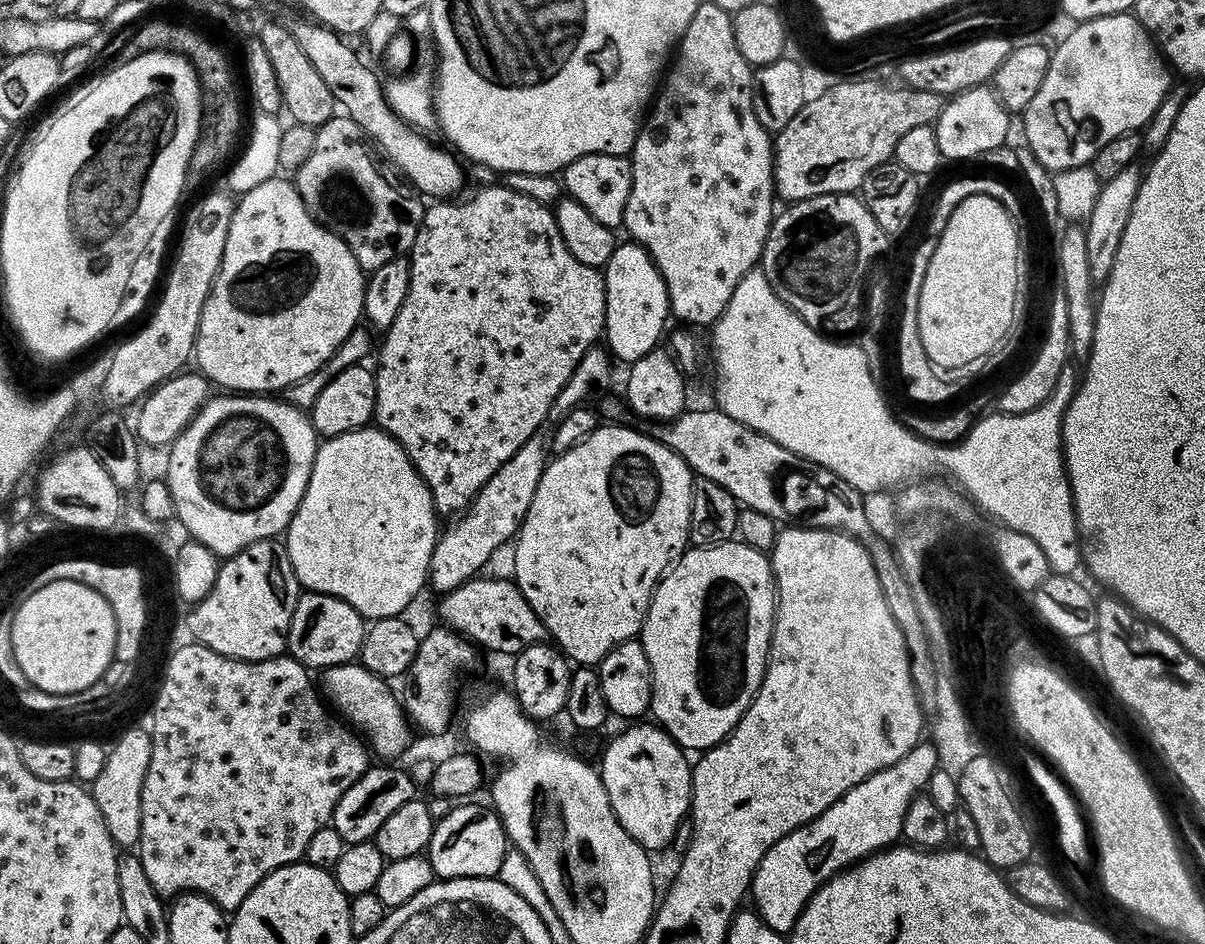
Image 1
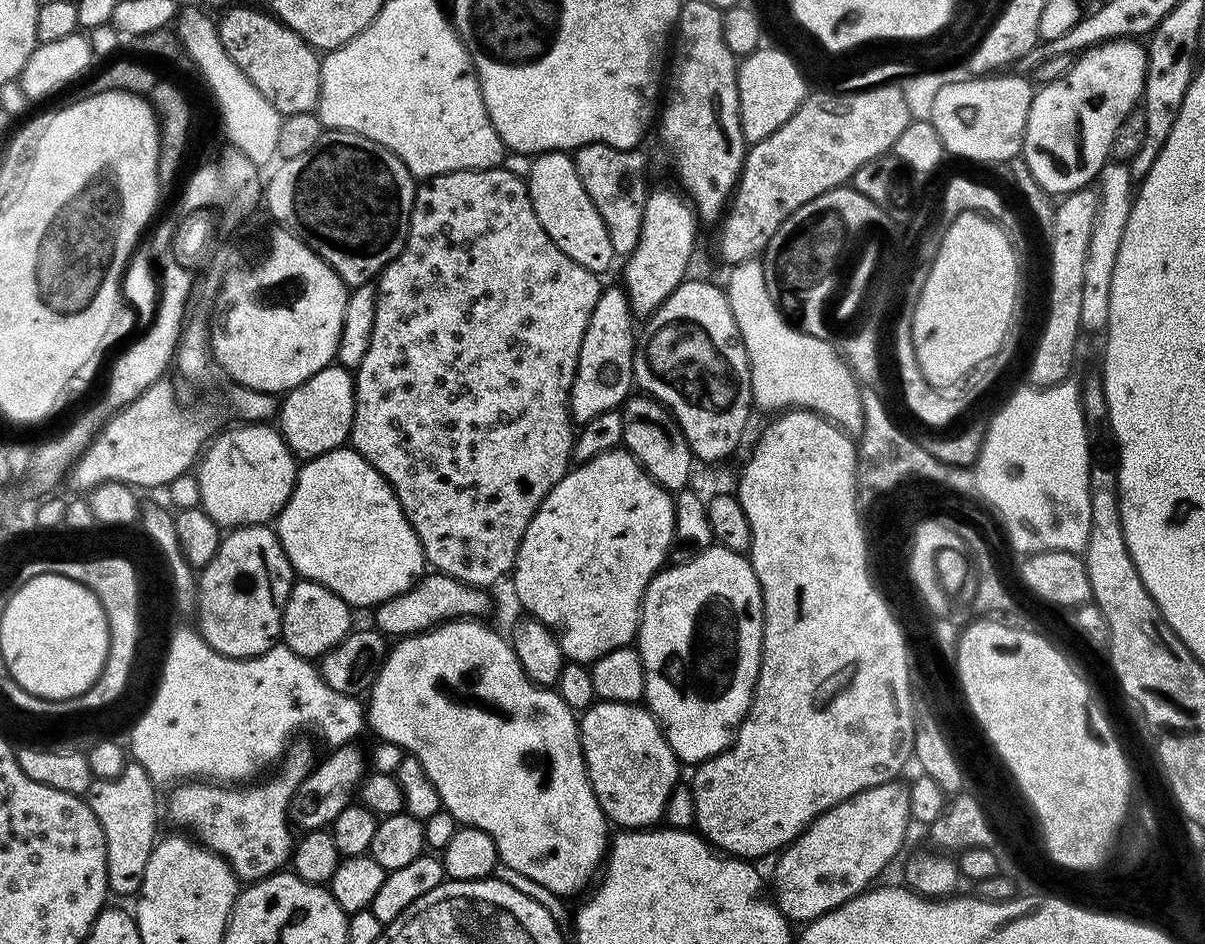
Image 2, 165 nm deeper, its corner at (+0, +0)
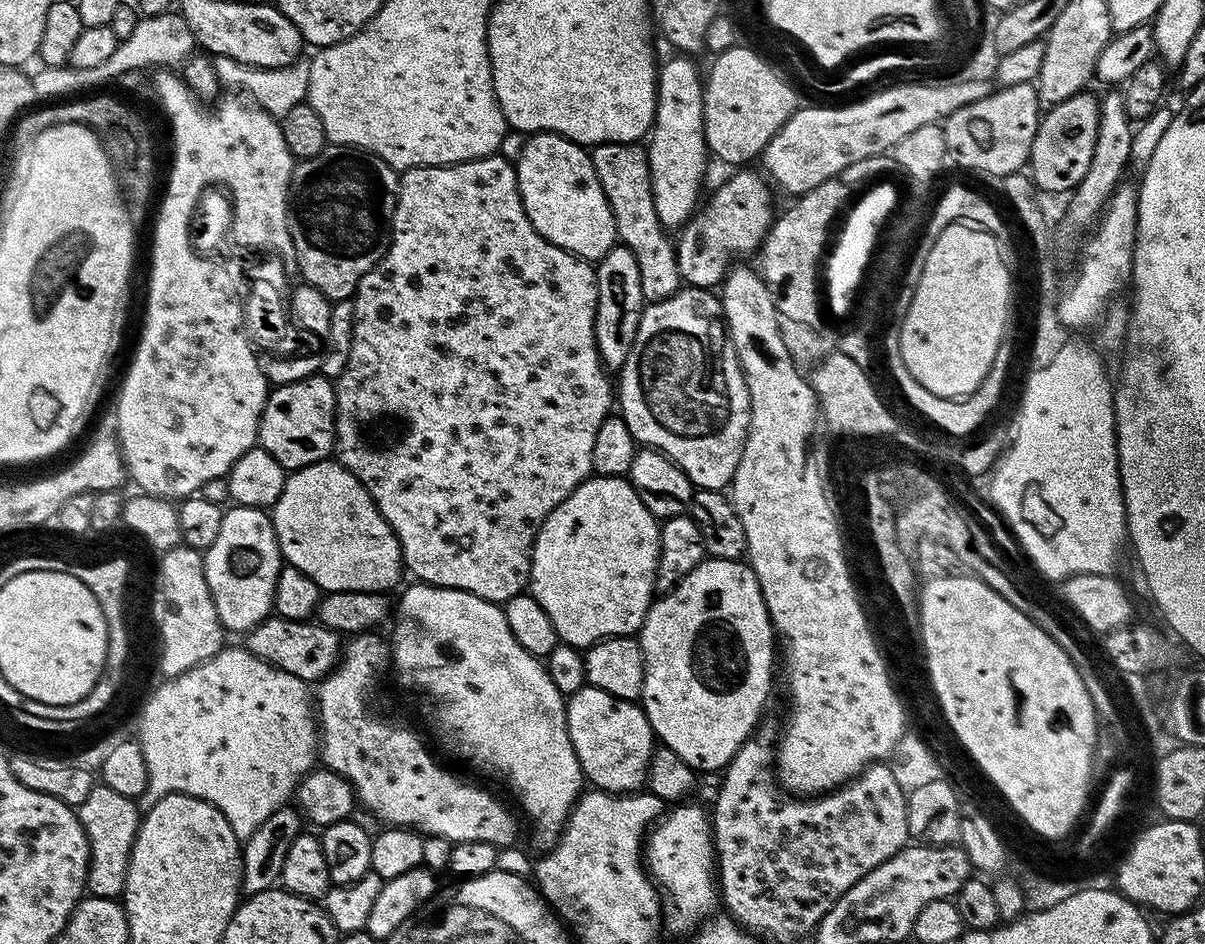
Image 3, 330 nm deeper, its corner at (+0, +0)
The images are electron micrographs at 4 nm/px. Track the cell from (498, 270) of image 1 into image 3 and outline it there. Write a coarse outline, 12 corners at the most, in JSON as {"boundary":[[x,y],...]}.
{"boundary":[[401,175],[335,377],[405,569],[491,604],[593,475],[587,260]]}

